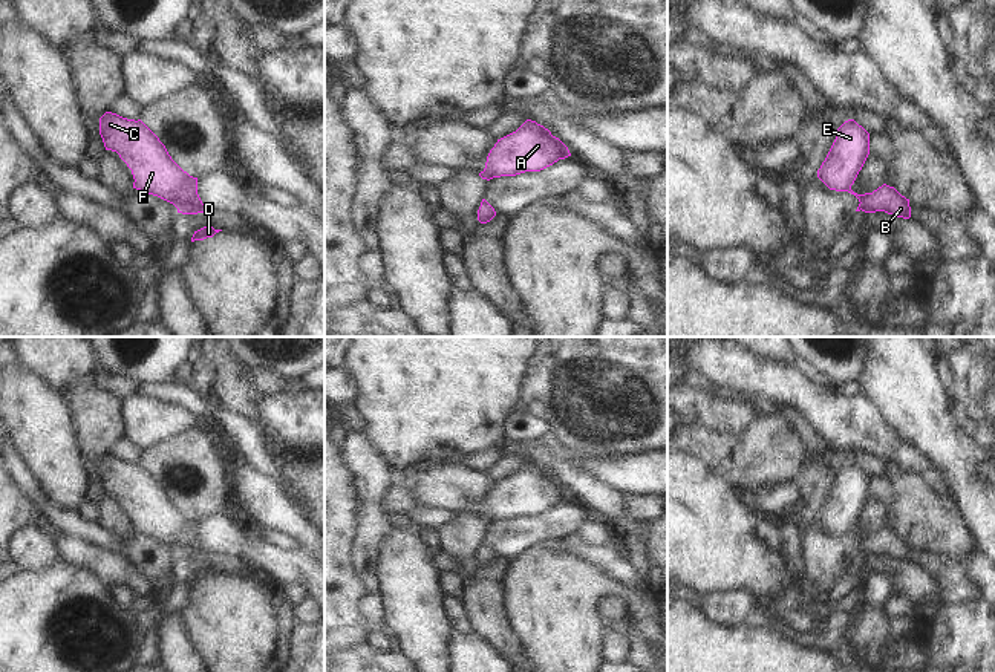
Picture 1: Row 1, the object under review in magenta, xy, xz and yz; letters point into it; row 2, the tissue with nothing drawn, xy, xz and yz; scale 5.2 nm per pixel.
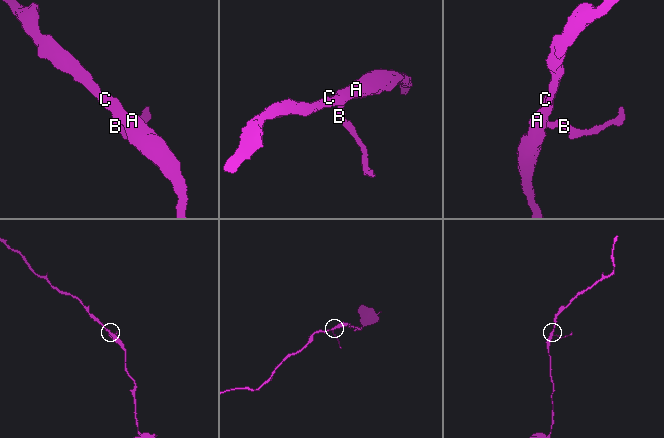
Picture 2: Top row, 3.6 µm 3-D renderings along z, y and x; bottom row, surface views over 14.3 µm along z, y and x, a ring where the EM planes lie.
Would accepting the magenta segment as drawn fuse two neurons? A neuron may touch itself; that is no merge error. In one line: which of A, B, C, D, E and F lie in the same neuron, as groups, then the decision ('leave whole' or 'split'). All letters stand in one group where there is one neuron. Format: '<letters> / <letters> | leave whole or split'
A C D E F / B | split

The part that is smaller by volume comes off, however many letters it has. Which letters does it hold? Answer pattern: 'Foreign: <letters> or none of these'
Foreign: B

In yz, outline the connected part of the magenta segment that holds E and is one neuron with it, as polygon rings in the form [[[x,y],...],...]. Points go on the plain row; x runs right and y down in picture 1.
[[[854,462],[836,473],[836,482],[817,513],[817,520],[836,534],[848,534],[869,497],[869,476]]]

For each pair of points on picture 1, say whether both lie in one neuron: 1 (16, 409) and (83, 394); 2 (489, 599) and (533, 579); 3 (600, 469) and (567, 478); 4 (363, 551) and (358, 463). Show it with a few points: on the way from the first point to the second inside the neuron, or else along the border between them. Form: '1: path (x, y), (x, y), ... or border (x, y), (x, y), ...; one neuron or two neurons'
1: border (65, 395), (72, 411), (77, 432); two neurons
2: border (510, 561), (507, 573), (507, 613), (515, 626); two neurons
3: border (556, 456), (620, 489); two neurons
4: path (372, 530), (372, 484); one neuron

